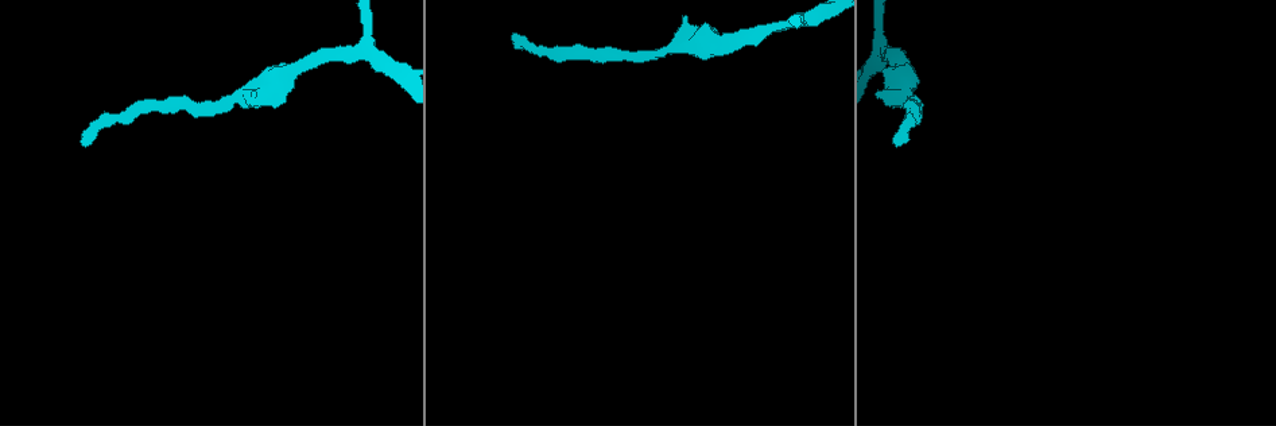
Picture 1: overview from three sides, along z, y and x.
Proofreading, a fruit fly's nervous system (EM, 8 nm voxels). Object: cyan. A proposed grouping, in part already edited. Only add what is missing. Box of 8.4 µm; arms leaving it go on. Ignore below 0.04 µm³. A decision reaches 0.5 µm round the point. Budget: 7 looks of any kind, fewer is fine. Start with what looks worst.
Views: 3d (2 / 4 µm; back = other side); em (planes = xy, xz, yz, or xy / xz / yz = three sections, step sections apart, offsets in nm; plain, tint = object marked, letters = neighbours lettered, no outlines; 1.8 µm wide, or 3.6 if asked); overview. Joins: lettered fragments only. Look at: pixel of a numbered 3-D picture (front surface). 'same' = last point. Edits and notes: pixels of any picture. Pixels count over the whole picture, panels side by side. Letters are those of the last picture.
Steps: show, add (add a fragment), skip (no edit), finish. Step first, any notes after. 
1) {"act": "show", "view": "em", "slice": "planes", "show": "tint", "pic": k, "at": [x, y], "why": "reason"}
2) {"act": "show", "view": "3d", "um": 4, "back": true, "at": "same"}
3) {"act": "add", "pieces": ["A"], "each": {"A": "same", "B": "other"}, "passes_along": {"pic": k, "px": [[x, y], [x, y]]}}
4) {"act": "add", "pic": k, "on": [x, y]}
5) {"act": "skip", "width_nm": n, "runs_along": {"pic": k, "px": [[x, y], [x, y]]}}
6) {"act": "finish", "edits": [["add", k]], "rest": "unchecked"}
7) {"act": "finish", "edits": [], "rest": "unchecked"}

{"act": "show", "view": "3d", "um": 2, "pic": 1, "at": [894, 143], "why": "long arm stops here"}

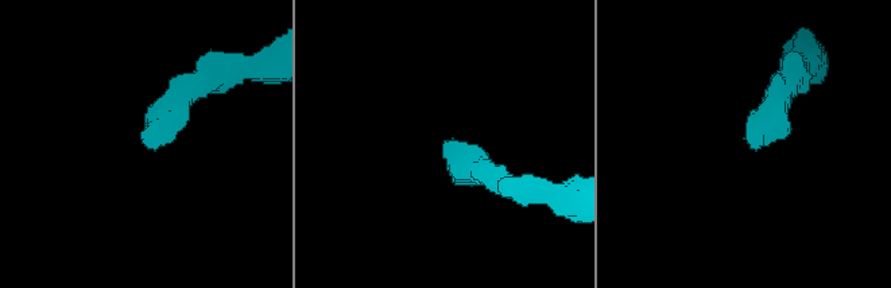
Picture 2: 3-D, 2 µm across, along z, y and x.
{"act": "show", "view": "em", "slice": "planes", "show": "letters", "pic": 2, "at": [753, 138], "why": "shape alone is not enough"}

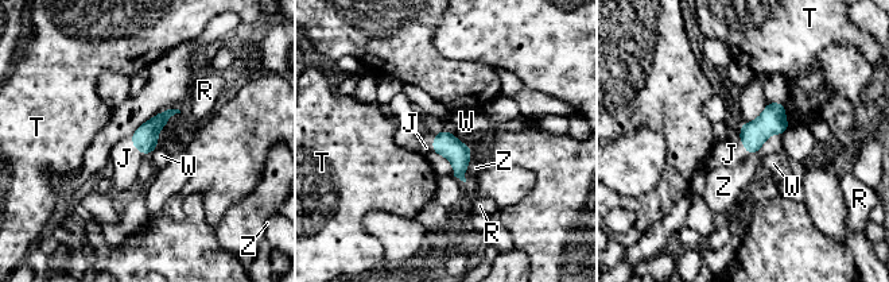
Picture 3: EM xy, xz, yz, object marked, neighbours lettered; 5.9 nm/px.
{"act": "add", "pieces": ["J"], "each": {"J": "same", "R": "other", "T": "other", "W": "other", "Z": "other"}, "passes_along": {"pic": 3, "px": [[144, 139], [138, 150], [124, 158]]}, "found": "it goes on there"}

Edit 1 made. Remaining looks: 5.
{"act": "show", "view": "overview", "why": "redraw"}

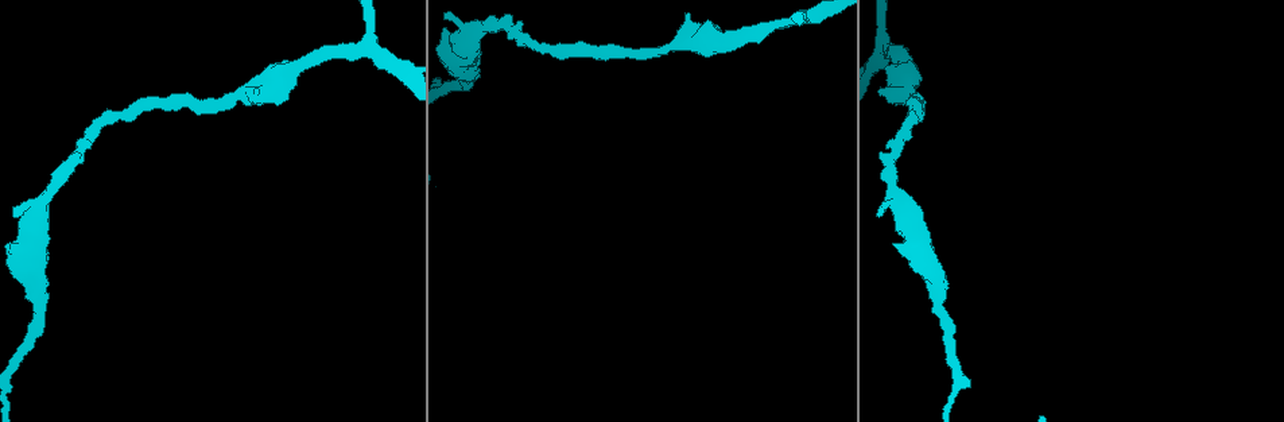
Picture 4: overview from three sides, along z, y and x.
{"act": "show", "view": "3d", "um": 4, "pic": 4, "at": [906, 90], "why": "calibre changes"}

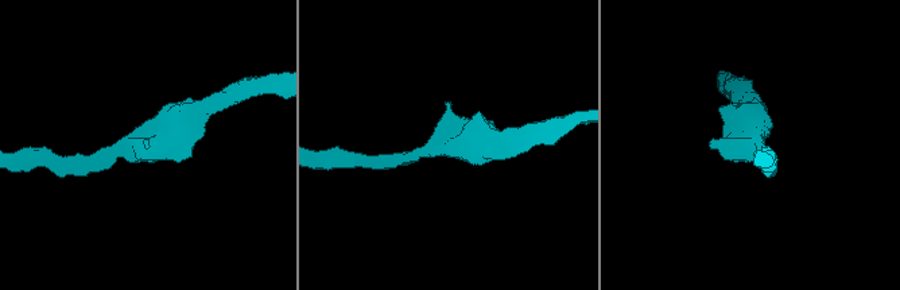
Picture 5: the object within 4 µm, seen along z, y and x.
{"act": "show", "view": "em", "slice": "xz", "step": 4, "show": "letters", "pic": 5, "at": [155, 144]}

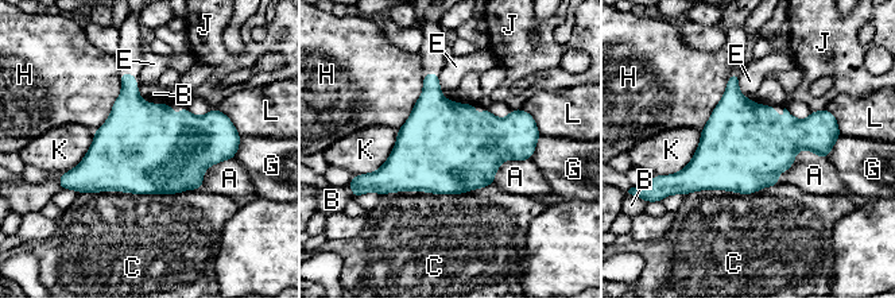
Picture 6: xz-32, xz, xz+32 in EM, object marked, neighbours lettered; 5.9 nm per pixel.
{"act": "skip", "longest_contact_nm": ["C", 750], "each": {"A": "other", "B": "other", "C": "other", "E": "other", "G": "other", "H": "other", "J": "other", "K": "other", "L": "other"}, "border": {"pic": 6, "px": [[143, 99], [150, 103], [169, 104]]}, "found": "none of them fits"}

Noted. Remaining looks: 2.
{"act": "show", "view": "em", "slice": "xz", "step": 4, "show": "letters", "pic": 4, "at": [361, 51]}

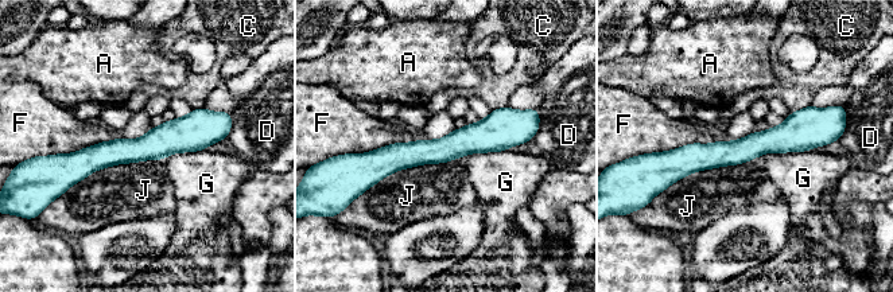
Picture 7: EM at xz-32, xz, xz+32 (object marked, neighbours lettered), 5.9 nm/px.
{"act": "skip", "longest_contact_nm": ["J", 650], "each": {"A": "other", "C": "other", "D": "other", "F": "other", "G": "other", "J": "other"}, "border": {"pic": 7, "px": [[162, 159], [97, 168], [62, 195]]}, "found": "none of them fits"}

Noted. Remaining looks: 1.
{"act": "finish", "edits": [["add", 3]], "rest": "unchecked"}

